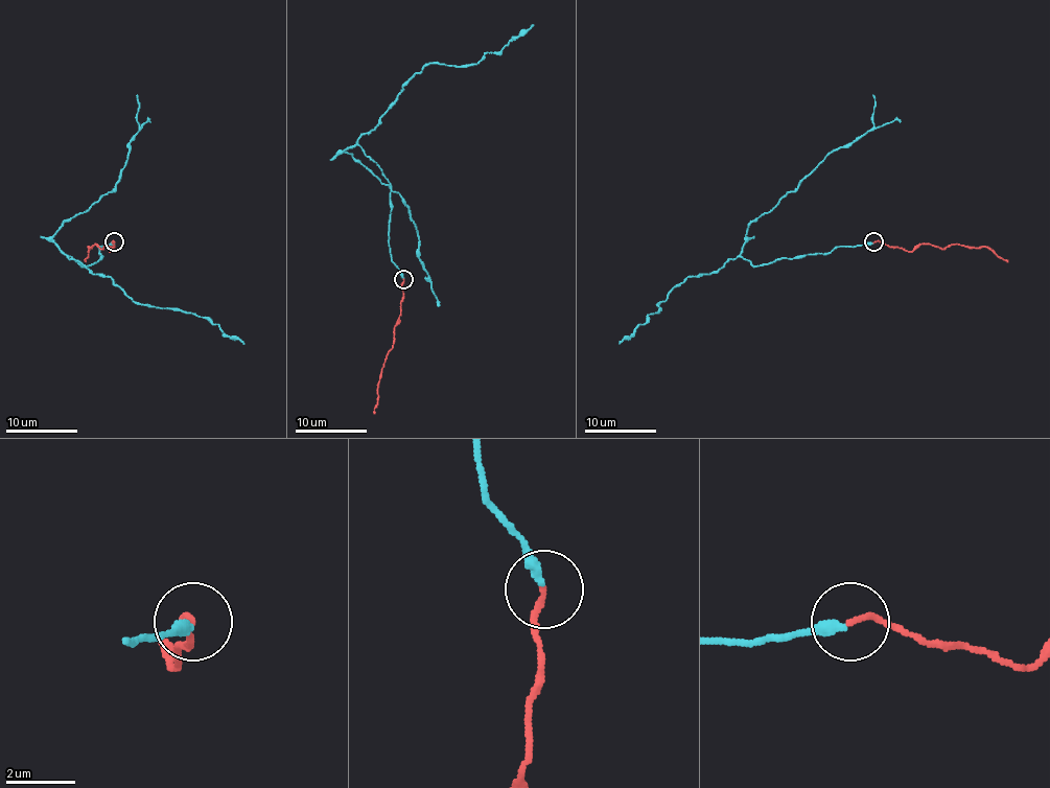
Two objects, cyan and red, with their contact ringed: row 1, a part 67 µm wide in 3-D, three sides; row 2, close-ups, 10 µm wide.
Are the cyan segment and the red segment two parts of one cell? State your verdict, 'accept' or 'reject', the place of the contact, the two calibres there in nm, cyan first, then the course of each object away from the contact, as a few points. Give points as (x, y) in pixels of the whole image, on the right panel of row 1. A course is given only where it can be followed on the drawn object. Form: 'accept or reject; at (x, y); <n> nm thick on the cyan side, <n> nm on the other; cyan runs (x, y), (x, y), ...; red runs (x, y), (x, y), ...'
accept; at (873, 241); 260 nm thick on the cyan side, 150 nm on the other; cyan runs (872, 244), (753, 264), (739, 254), (752, 222), (793, 191), (830, 154), (855, 142), (872, 126), (872, 94); red runs (874, 241), (910, 251), (923, 244), (944, 249), (955, 245), (989, 247), (1007, 261)

